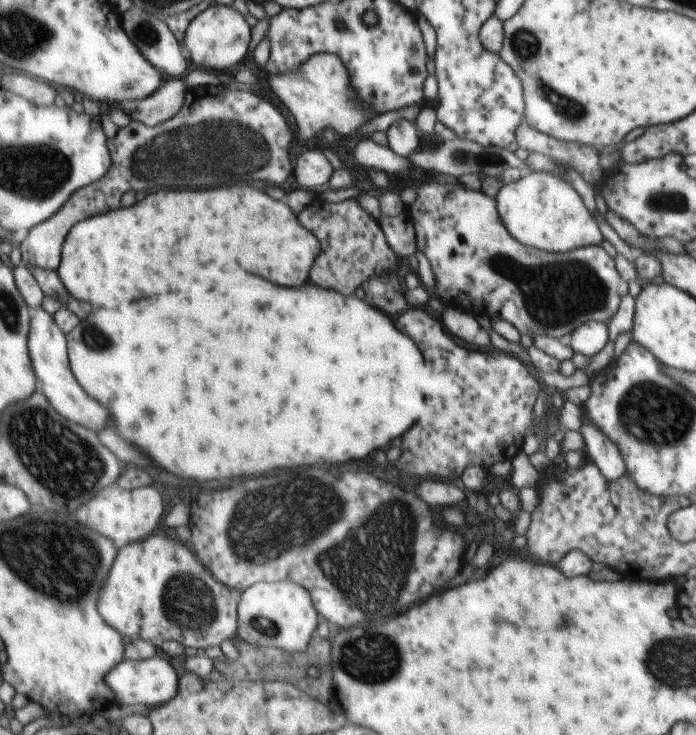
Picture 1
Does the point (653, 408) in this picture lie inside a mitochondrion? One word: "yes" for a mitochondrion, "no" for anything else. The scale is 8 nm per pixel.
yes

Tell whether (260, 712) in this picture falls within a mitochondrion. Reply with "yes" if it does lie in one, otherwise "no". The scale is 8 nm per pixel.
yes

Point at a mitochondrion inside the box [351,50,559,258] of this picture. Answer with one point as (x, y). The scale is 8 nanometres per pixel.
(459, 156)

